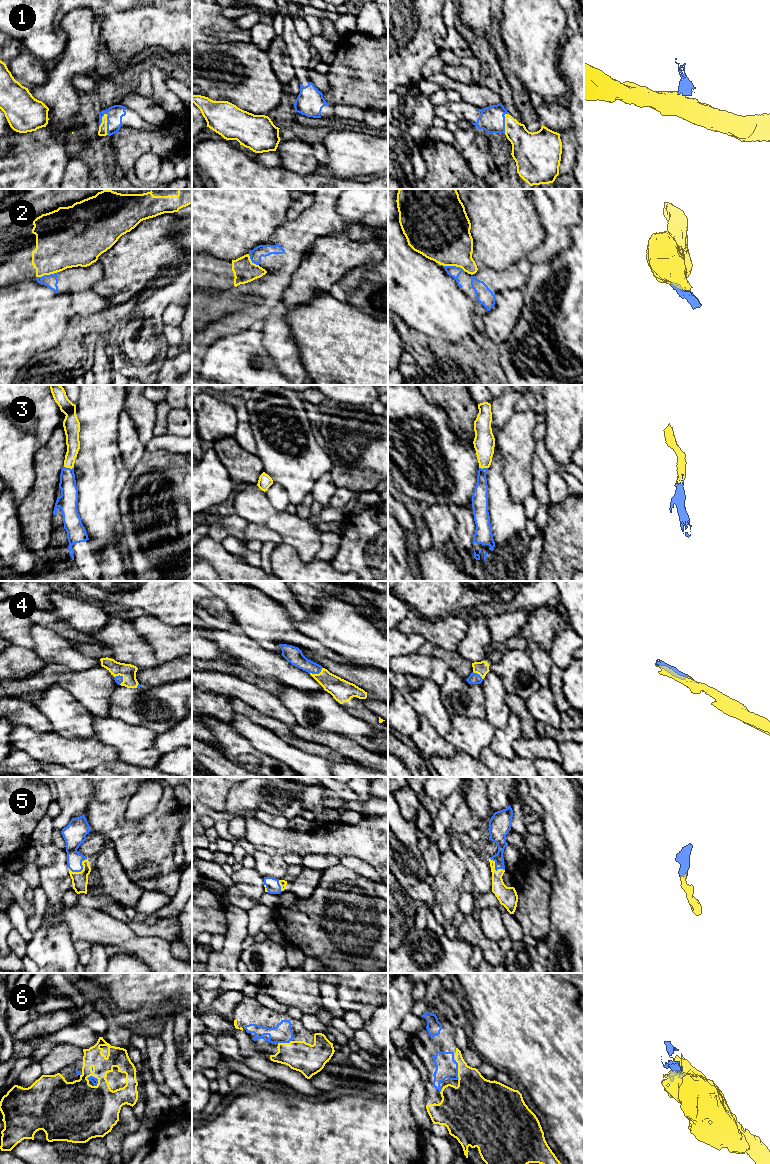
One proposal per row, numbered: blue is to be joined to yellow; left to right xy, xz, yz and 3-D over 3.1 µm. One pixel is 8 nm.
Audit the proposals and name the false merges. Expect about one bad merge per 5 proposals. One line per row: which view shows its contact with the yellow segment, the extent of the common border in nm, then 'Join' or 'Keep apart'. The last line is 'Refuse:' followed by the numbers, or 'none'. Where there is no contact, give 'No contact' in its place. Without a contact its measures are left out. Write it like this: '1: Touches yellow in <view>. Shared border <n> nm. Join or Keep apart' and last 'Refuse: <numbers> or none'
1: Touches yellow in xy. Shared border 180 nm. Join
2: Touches yellow in xy. Shared border 200 nm. Keep apart
3: Touches yellow in xy. Shared border 90 nm. Join
4: Touches yellow in xy. Shared border 100 nm. Join
5: Touches yellow in xy. Shared border 170 nm. Join
6: Touches yellow in xy. Shared border 110 nm. Join
Refuse: 2

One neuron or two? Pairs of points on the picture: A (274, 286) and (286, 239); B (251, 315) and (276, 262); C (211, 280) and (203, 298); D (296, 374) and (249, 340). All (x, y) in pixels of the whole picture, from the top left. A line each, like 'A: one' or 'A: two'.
A: one
B: one
C: two
D: two

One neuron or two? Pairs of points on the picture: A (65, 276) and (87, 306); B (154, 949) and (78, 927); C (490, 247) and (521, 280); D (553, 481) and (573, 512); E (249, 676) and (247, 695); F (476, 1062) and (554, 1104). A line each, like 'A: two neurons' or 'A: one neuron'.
A: one neuron
B: one neuron
C: two neurons
D: two neurons
E: two neurons
F: two neurons

